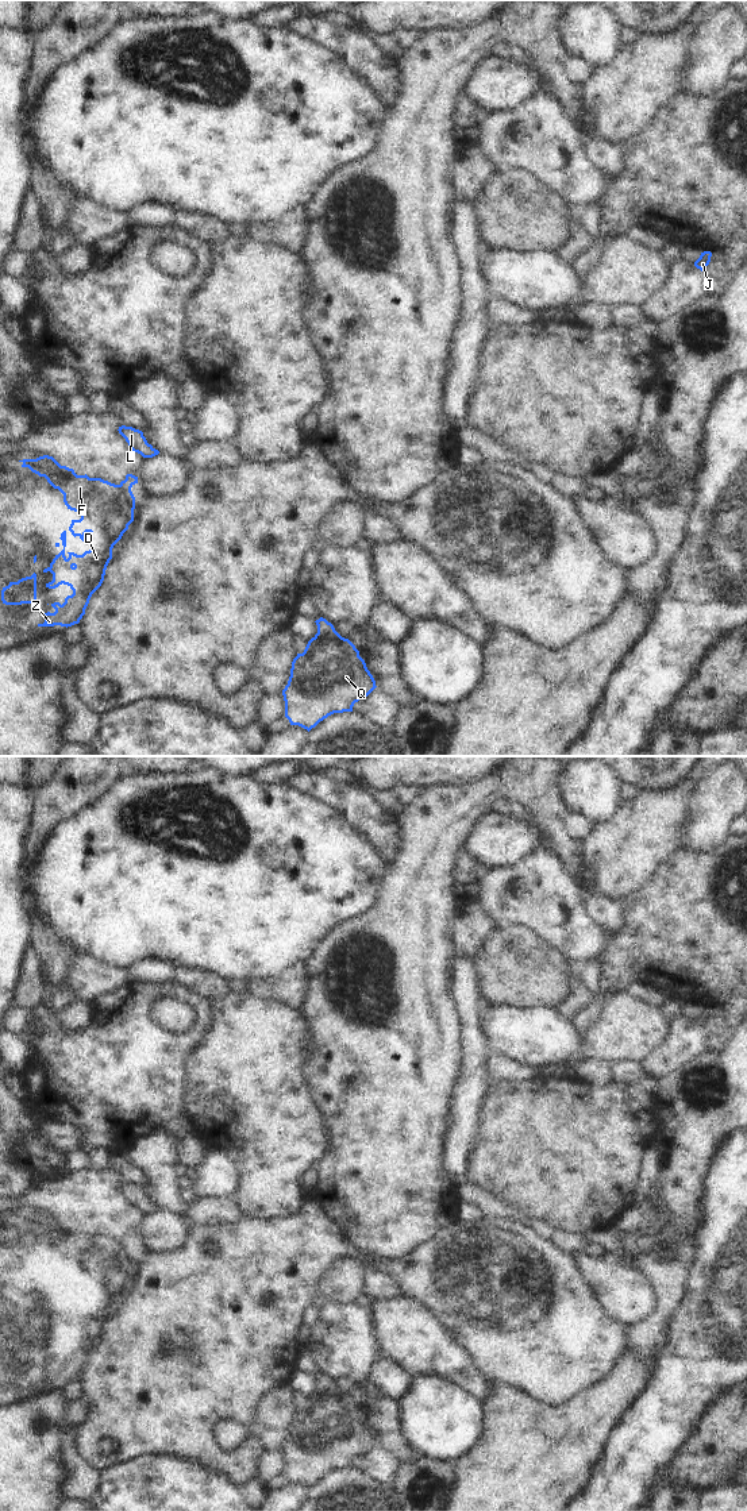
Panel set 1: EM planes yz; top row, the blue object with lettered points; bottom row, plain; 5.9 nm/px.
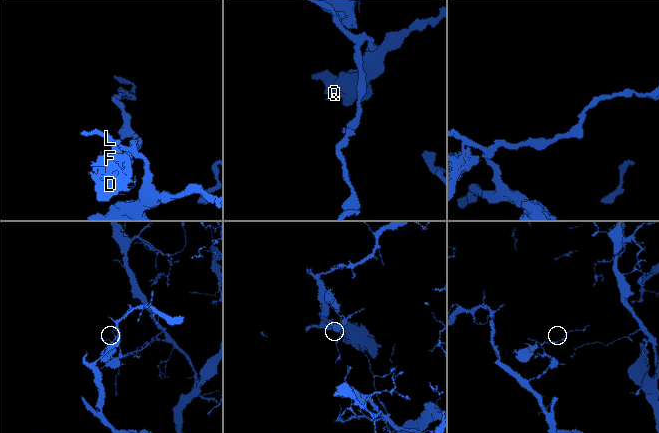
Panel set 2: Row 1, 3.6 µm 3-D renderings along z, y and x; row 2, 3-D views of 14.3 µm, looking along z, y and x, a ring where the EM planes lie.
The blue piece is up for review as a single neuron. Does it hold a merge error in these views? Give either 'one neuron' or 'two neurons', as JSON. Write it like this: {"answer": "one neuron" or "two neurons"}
{"answer": "two neurons"}

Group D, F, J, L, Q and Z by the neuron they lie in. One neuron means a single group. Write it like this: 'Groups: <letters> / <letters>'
Groups: D F Z / J L Q

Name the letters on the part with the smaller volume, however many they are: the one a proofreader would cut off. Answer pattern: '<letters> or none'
D, F, Z

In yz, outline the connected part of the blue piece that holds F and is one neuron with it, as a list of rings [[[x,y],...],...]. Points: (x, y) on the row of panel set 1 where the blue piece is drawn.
[[[43,455],[36,459],[23,459],[22,467],[28,467],[63,494],[68,509],[77,512],[81,519],[72,520],[69,531],[82,541],[91,533],[91,550],[82,555],[68,552],[66,531],[61,533],[63,550],[55,555],[43,573],[50,571],[53,581],[46,587],[55,589],[68,585],[73,594],[65,602],[51,604],[54,613],[45,613],[45,622],[38,627],[72,627],[78,624],[89,604],[92,594],[101,586],[107,566],[112,559],[112,548],[122,539],[134,521],[135,497],[131,487],[138,477],[127,474],[119,485],[101,478],[77,475],[73,469],[61,466],[53,456]]]

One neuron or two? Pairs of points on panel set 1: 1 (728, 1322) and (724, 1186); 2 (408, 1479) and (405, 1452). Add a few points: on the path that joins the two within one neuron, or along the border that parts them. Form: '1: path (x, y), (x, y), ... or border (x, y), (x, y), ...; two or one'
1: path (703, 1288), (703, 1234), (708, 1229), (711, 1220); one
2: border (408, 1460), (399, 1463); two

